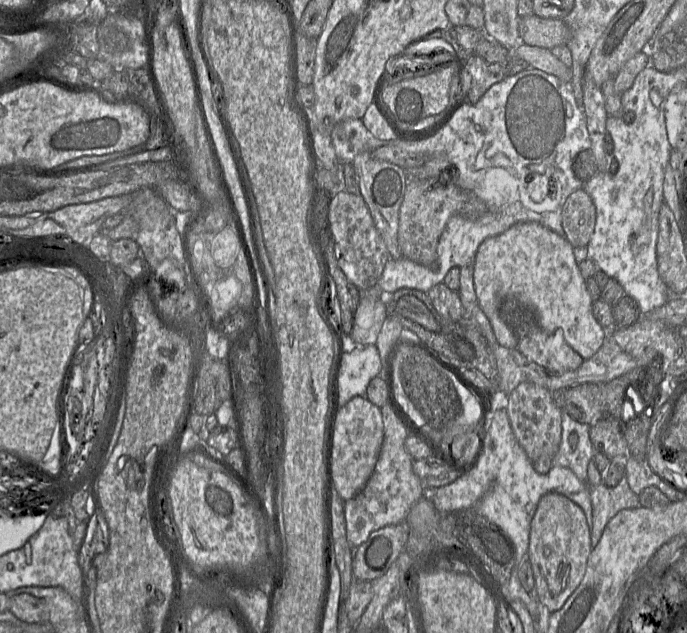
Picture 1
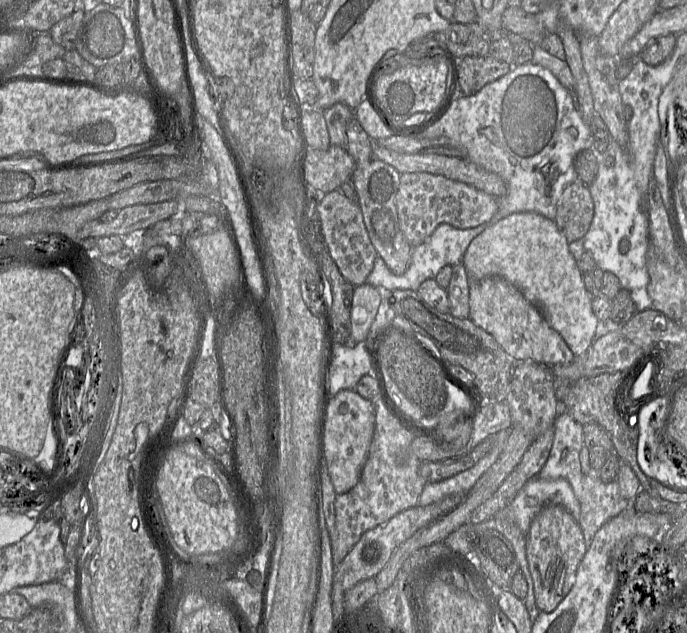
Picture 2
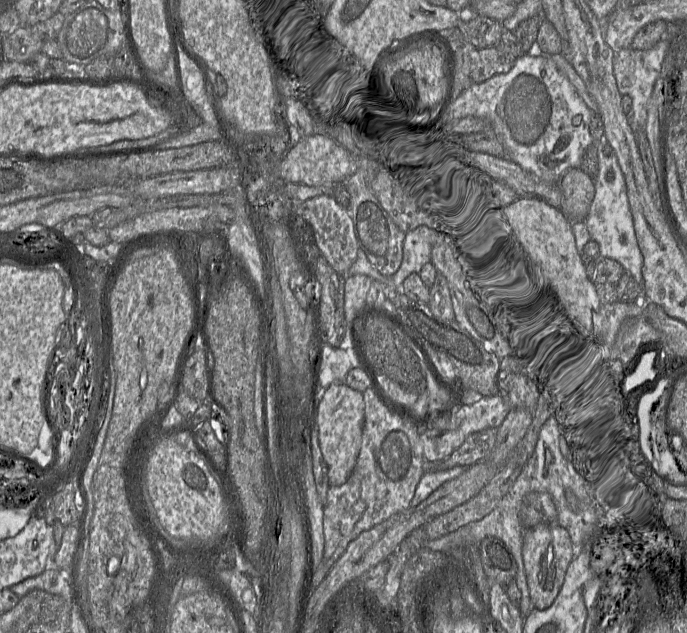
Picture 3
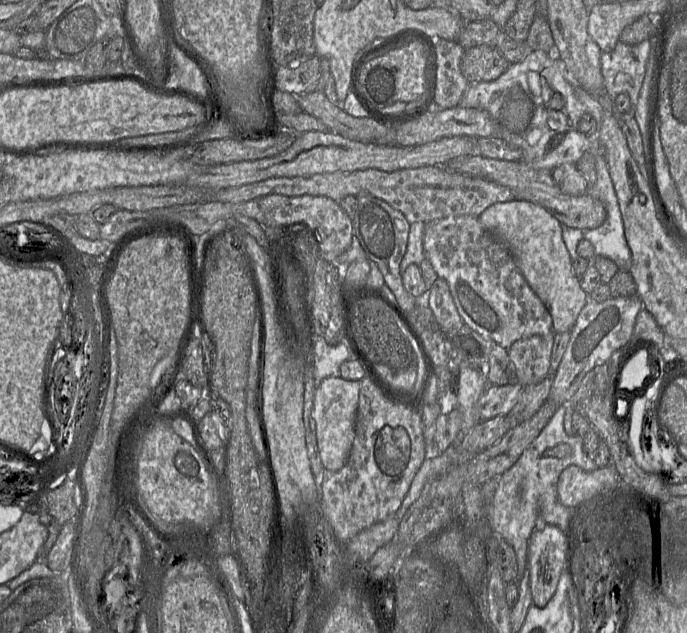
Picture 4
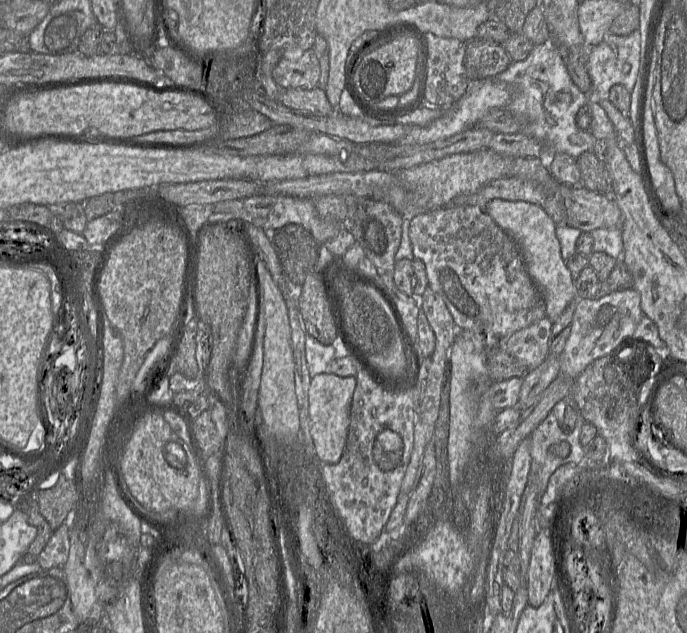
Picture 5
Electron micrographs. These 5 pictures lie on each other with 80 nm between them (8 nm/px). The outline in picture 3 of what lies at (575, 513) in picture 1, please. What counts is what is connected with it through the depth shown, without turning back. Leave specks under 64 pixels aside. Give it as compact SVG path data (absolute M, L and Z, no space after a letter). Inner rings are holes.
M557 521L542 522L527 528L523 559L533 605L539 610L548 609L558 596L573 559L573 545L568 531Z

